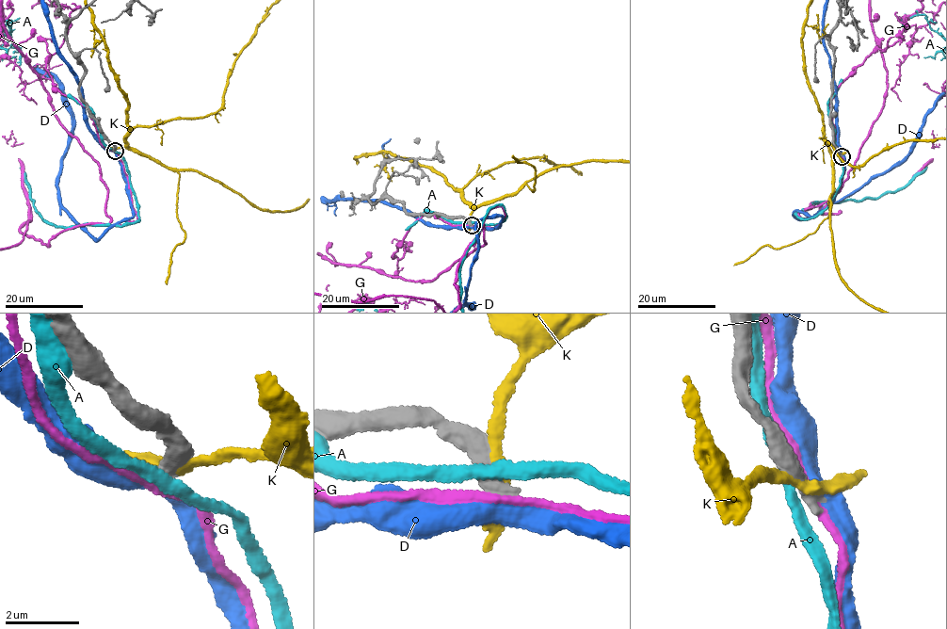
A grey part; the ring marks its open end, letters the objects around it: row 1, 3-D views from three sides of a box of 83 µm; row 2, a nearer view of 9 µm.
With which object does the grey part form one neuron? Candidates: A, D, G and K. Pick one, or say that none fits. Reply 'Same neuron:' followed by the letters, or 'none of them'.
Same neuron: none of them

